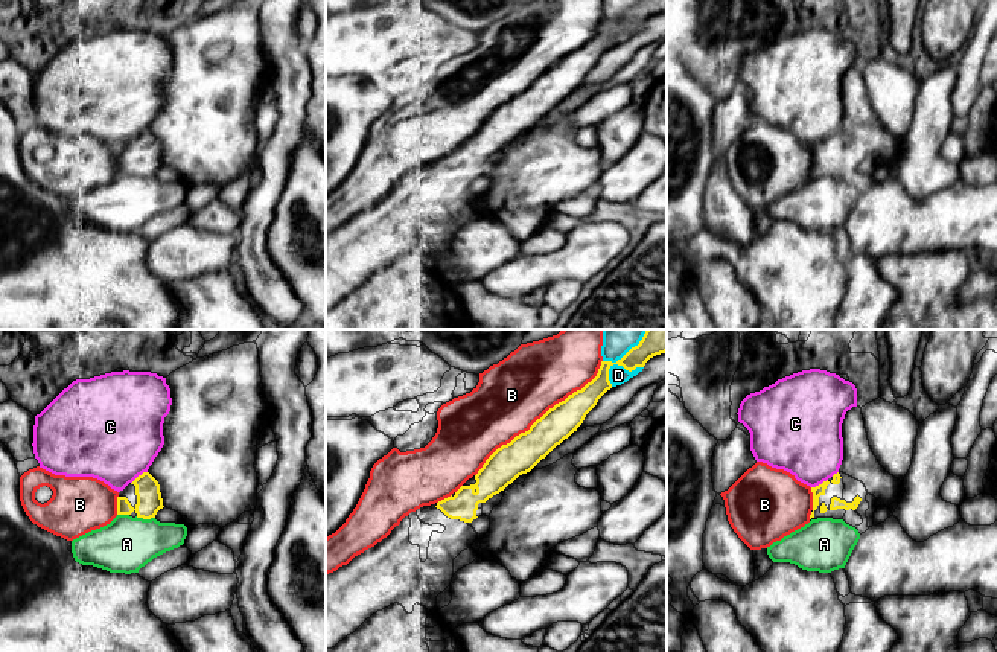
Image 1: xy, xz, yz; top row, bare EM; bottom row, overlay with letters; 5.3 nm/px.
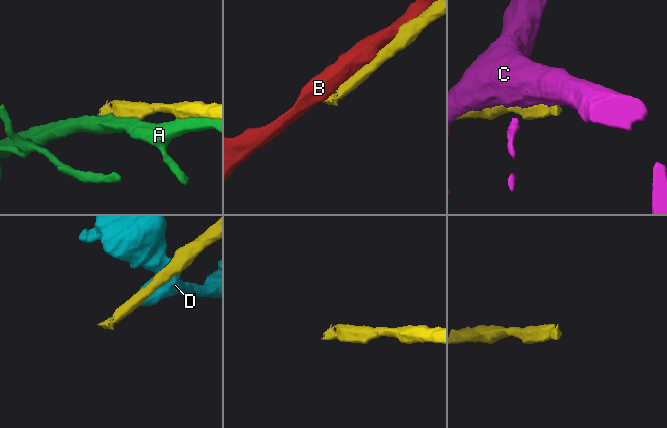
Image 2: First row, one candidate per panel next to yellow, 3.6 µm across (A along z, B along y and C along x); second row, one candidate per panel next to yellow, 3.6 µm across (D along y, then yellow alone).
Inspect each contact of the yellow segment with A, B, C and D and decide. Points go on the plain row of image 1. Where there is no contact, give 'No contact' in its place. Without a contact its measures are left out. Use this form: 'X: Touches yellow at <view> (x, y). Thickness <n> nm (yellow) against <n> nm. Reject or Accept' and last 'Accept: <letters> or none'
A: Touches yellow at xy (145, 177). Thickness 140 nm (yellow) against 280 nm. Reject
B: Touches yellow at xz (542, 75). Thickness 180 nm (yellow) against 380 nm. Reject
C: Touches yellow at xy (139, 134). Thickness 140 nm (yellow) against 480 nm. Reject
D: Touches yellow at xz (615, 22). Thickness 120 nm (yellow) against 100 nm. Reject
Accept: none

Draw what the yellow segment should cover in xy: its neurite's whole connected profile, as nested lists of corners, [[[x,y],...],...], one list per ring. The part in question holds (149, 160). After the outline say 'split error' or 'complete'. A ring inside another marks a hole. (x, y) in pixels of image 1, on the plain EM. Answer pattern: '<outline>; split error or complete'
[[[149,131],[139,134],[117,155],[117,174],[151,178],[163,166],[160,143]]]; split error

